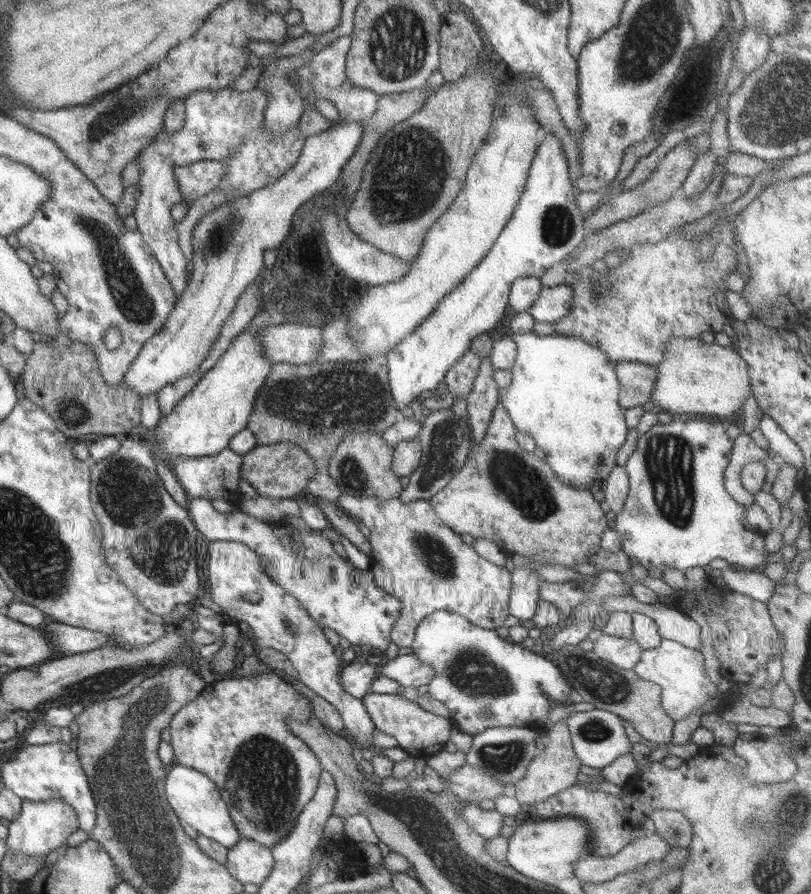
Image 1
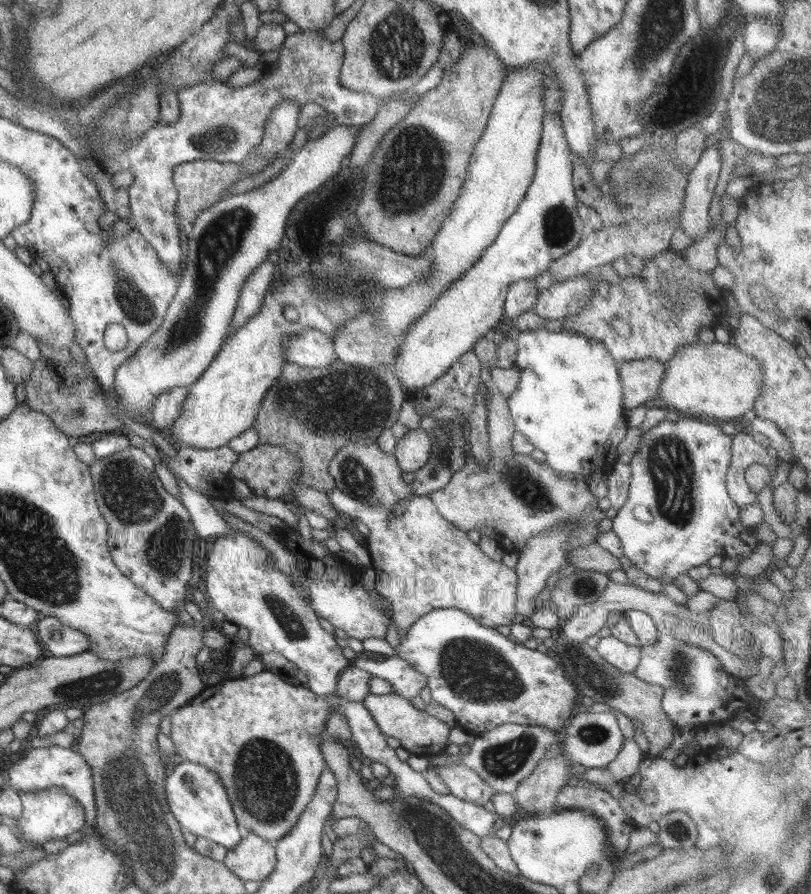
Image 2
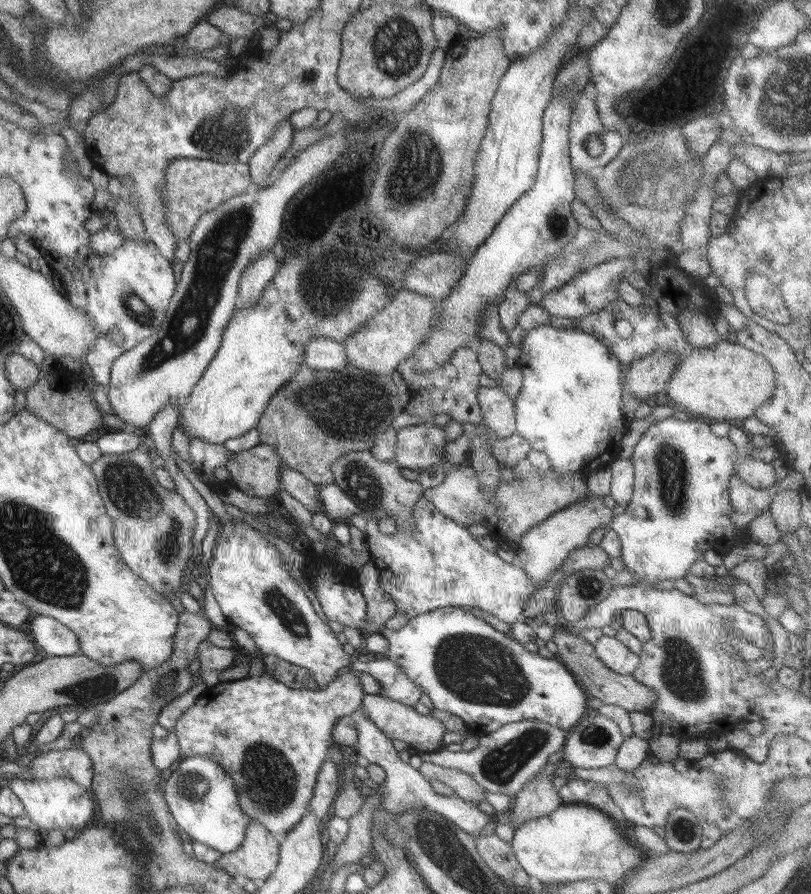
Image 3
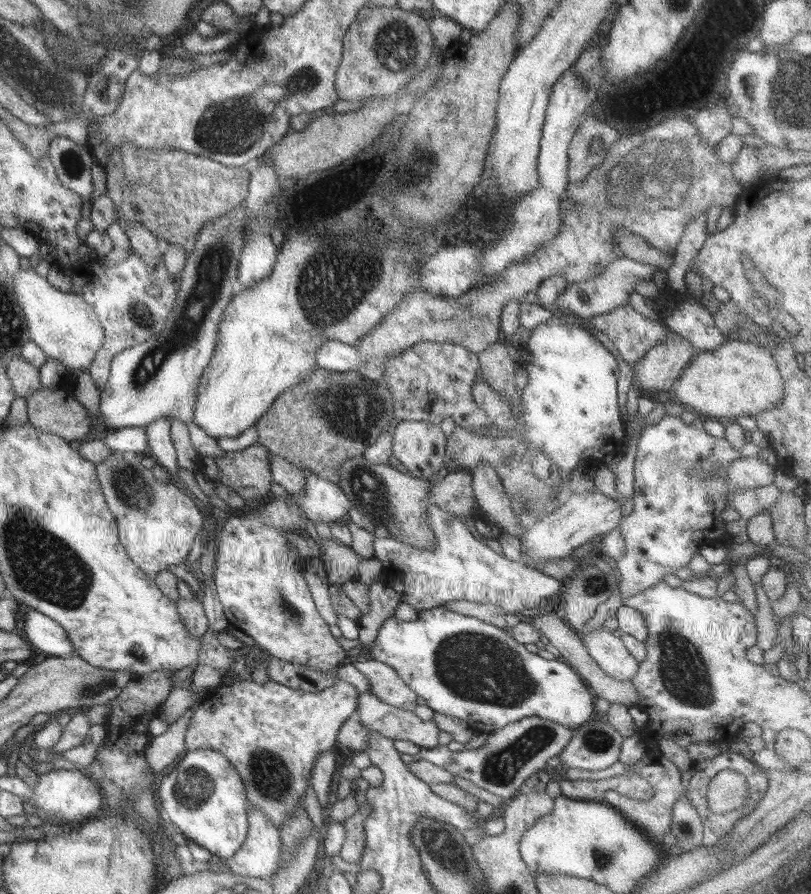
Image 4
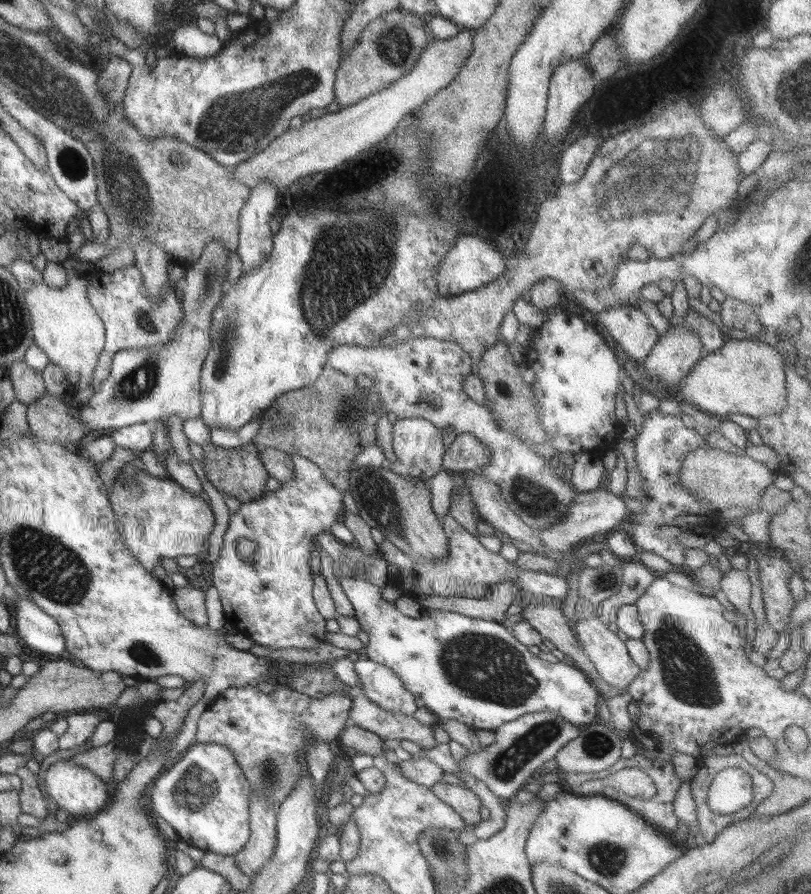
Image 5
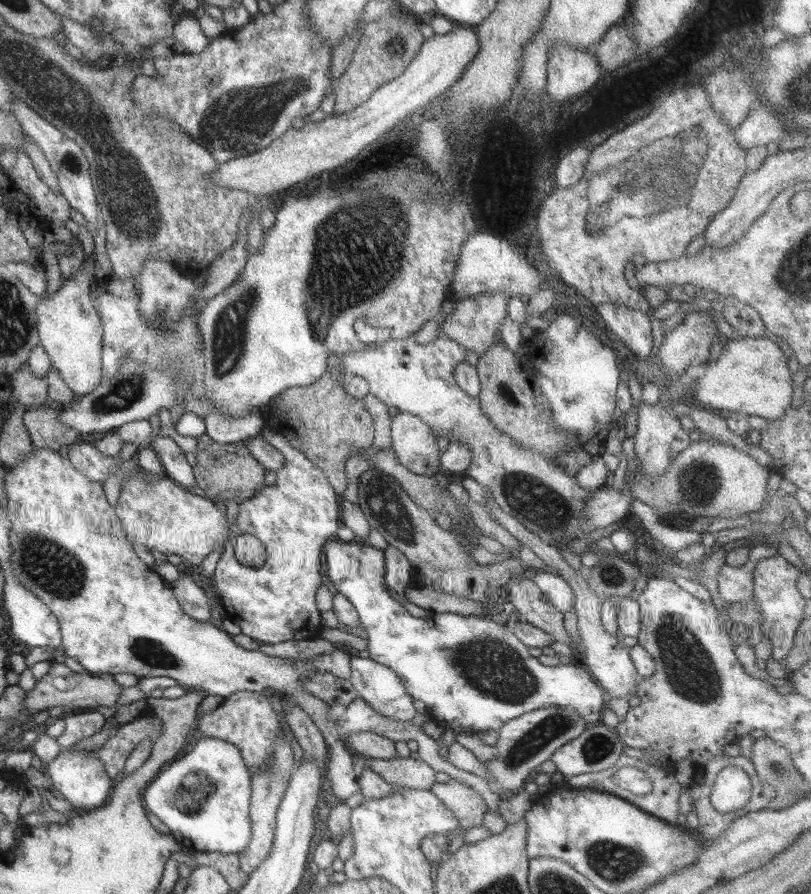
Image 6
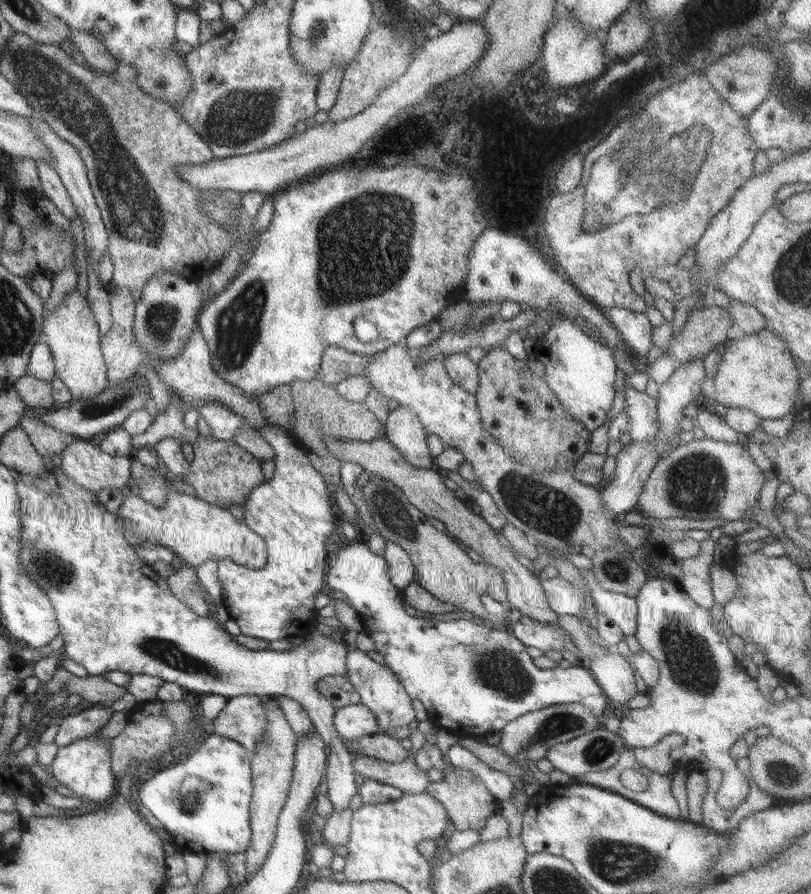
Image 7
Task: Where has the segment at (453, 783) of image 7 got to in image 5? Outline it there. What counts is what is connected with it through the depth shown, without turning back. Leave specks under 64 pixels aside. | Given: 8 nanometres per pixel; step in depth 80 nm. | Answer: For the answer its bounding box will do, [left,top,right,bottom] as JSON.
[431,782,482,828]

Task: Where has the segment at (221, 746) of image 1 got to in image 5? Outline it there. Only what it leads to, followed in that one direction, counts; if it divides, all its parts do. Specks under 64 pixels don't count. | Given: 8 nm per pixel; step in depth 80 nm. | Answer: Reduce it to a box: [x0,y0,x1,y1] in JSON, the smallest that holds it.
[196,683,355,814]

